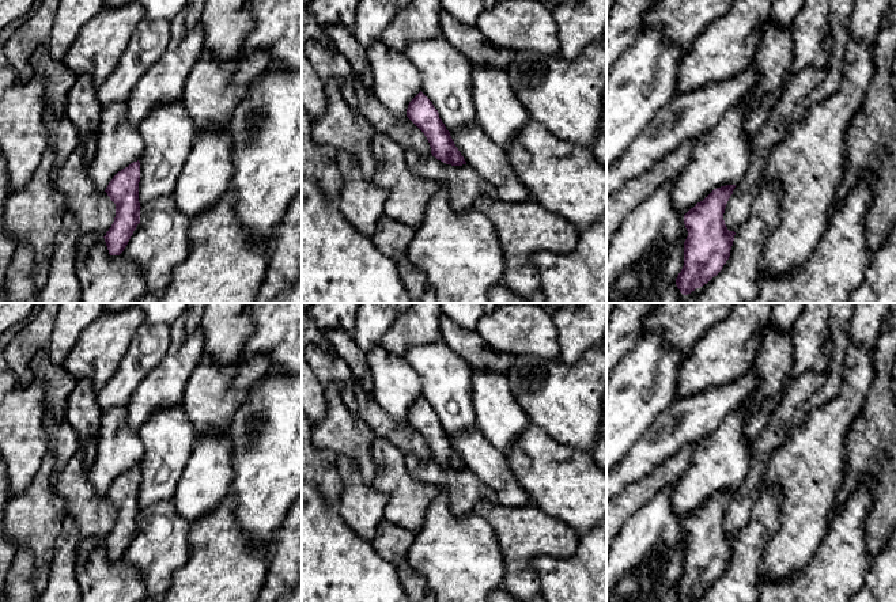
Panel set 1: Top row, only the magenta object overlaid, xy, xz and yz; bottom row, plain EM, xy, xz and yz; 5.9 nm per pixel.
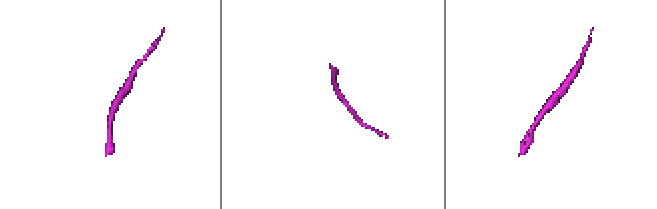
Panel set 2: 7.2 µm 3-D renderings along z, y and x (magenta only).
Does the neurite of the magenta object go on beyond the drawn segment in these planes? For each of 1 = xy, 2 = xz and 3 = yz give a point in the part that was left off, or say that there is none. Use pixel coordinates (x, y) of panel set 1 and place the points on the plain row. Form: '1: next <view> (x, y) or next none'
1: next none
2: next none
3: next none

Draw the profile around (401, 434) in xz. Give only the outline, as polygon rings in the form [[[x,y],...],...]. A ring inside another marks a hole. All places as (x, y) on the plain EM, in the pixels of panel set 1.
[[[355,379],[352,383],[358,406],[356,416],[374,432],[377,438],[392,442],[404,454],[416,454],[423,459],[431,457],[424,438],[408,423],[392,417]]]

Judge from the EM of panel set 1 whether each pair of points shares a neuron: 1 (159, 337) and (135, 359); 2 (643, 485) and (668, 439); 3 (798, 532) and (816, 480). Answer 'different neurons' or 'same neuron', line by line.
1: same neuron
2: different neurons
3: same neuron

